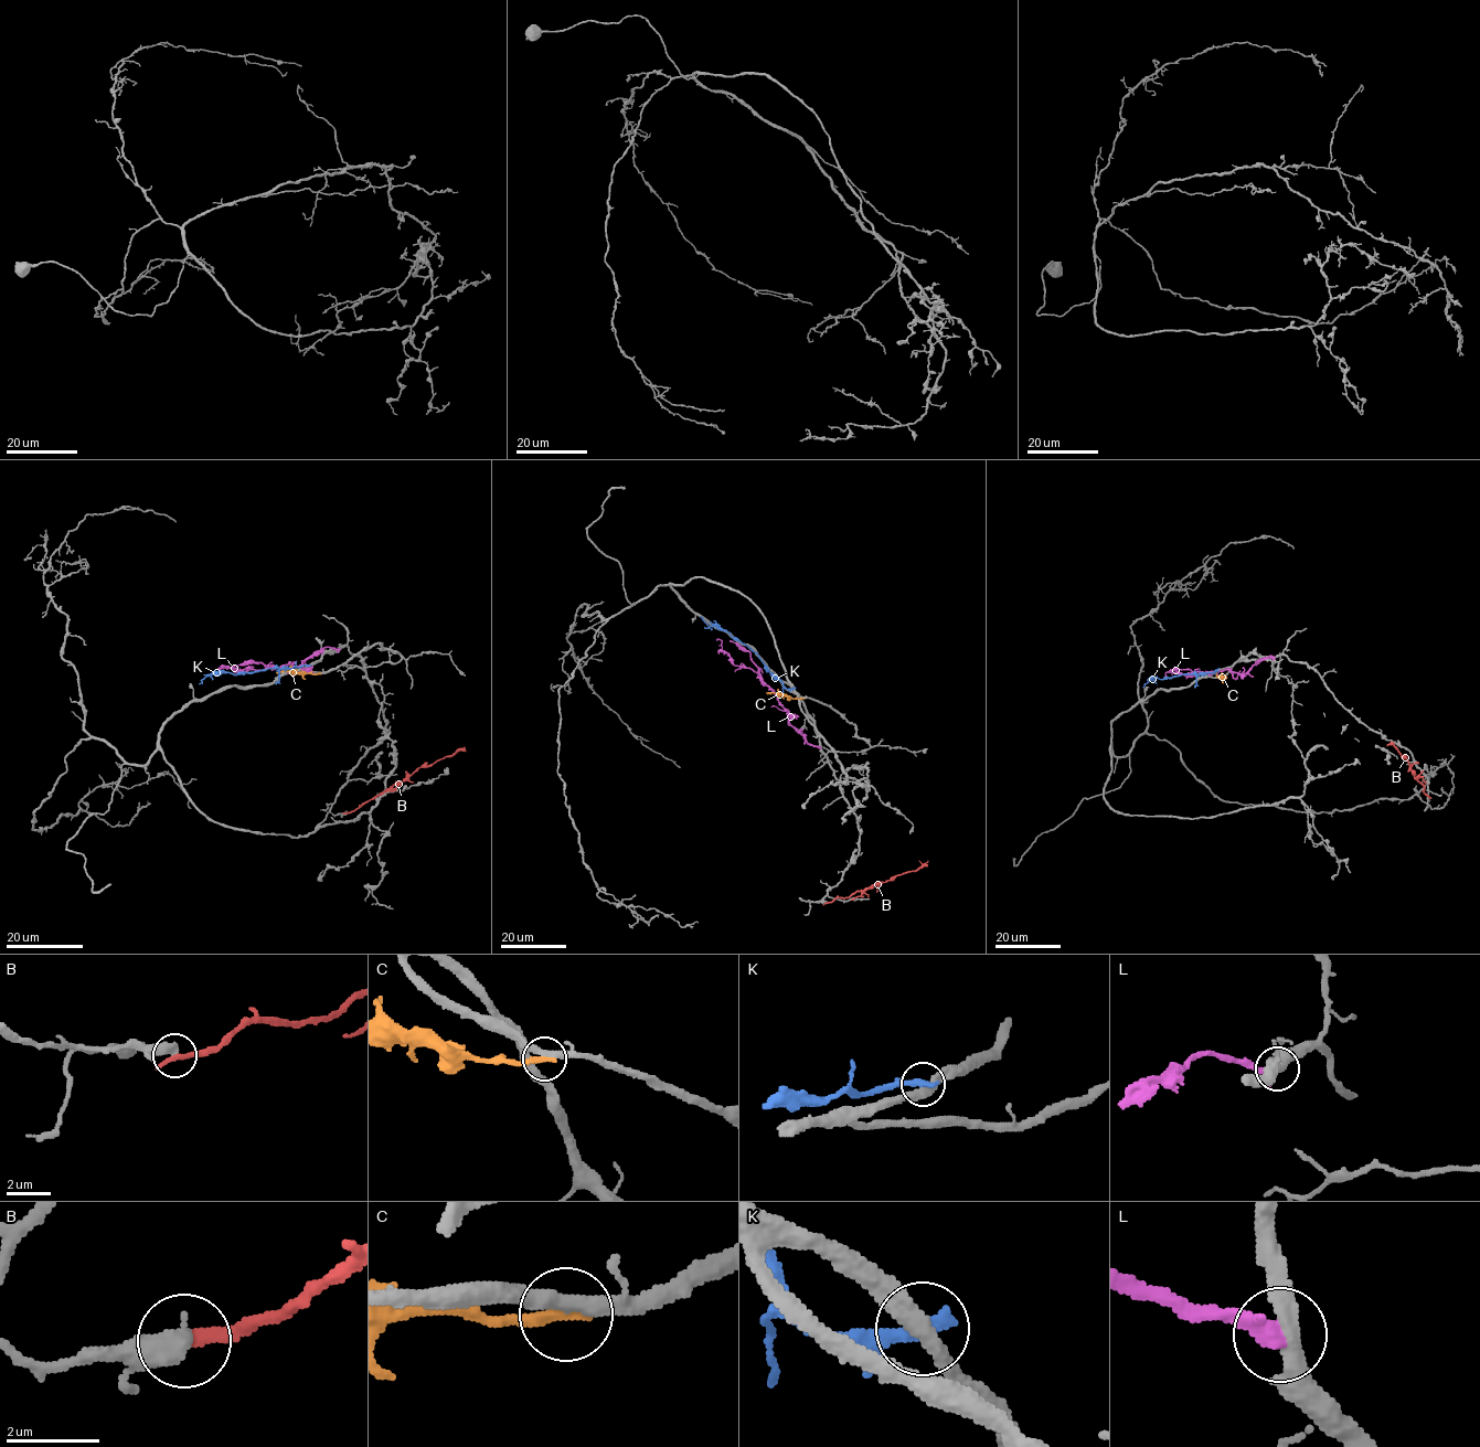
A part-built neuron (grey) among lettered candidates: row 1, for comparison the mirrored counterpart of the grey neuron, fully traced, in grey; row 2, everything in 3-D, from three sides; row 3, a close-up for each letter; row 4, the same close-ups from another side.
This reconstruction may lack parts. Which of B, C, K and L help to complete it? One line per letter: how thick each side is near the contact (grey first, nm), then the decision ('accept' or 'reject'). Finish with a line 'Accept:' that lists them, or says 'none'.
B: 550 nm thick on the grey side, 320 nm on the other; reject
C: 320 nm thick on the grey side, 280 nm on the other; reject
K: 400 nm thick on the grey side, 360 nm on the other; reject
L: 380 nm thick on the grey side, 360 nm on the other; reject
Accept: none

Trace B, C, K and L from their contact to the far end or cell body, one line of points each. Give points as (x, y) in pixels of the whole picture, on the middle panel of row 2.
B: (826, 902), (919, 869), (927, 861)
C: (802, 699), (766, 692)
K: (792, 689), (786, 688), (745, 645), (726, 631), (707, 626), (700, 617)
L: (820, 747), (808, 743), (789, 723), (789, 712), (762, 677), (736, 666), (722, 649), (722, 641), (716, 639)

